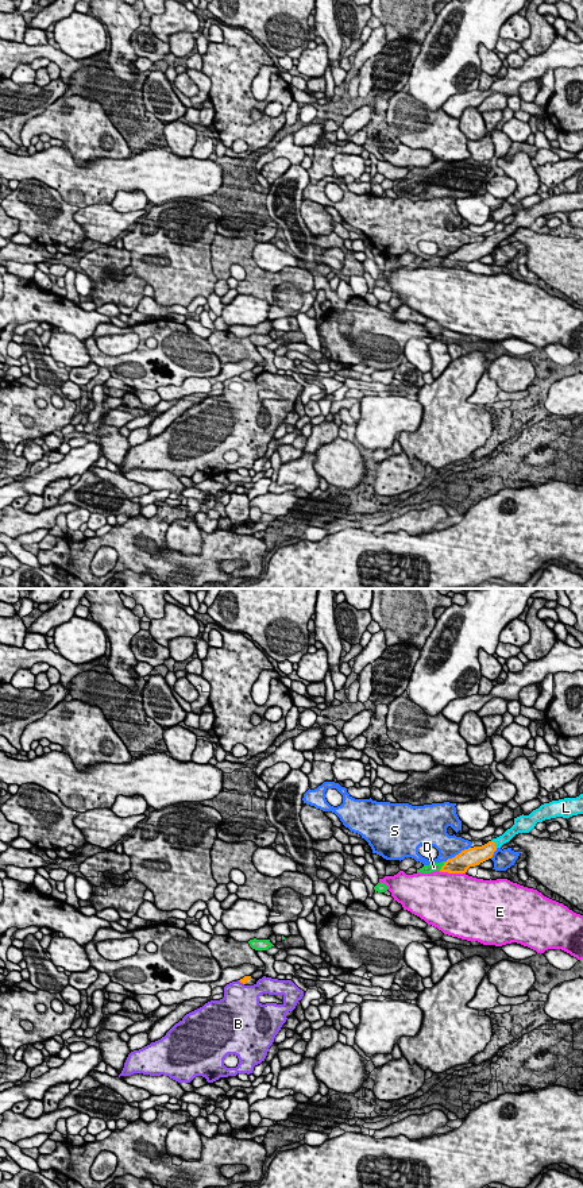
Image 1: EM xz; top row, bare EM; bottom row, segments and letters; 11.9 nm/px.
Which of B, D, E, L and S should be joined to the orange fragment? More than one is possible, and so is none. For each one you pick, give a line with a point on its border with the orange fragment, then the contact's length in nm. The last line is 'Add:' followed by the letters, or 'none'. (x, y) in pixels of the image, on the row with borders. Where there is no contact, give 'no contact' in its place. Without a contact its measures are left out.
L: meets orange in xz at (494, 844); contact 120 nm long
Add: L

